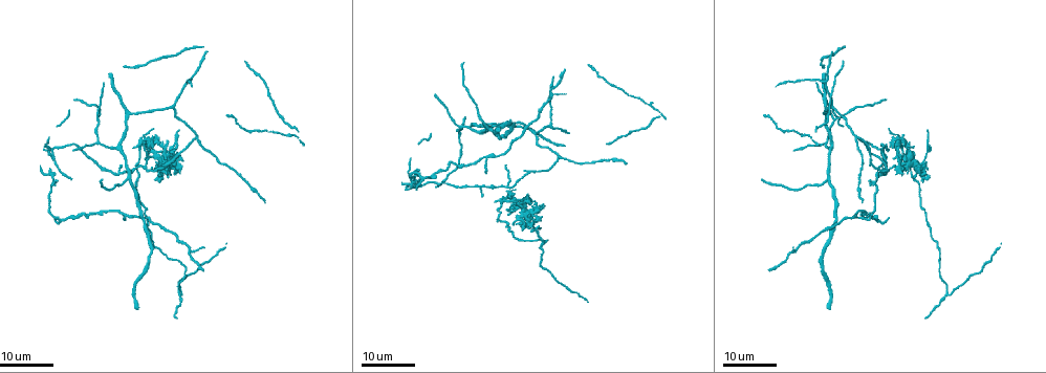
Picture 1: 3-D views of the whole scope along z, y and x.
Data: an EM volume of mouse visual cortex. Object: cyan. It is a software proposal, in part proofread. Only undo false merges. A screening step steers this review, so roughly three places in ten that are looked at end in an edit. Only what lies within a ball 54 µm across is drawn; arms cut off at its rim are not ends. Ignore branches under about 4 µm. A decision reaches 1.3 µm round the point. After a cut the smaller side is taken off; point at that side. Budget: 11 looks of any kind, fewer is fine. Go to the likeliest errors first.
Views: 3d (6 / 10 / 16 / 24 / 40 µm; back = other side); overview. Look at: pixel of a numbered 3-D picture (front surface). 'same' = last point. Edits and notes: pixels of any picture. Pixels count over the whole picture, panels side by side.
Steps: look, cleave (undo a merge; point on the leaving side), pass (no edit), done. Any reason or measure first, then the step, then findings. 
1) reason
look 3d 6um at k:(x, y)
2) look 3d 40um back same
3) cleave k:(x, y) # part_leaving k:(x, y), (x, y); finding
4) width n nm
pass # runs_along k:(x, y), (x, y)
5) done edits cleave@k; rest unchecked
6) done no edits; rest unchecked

three-way junction
look 3d 16um at 1:(457, 134)

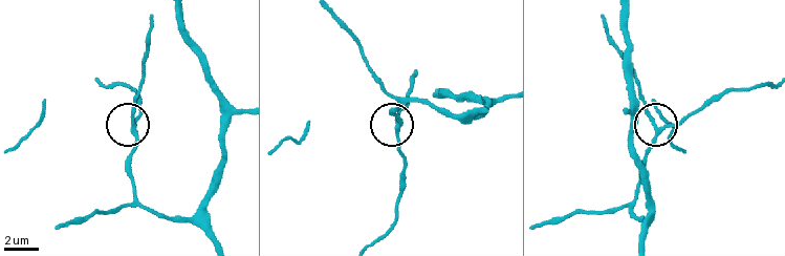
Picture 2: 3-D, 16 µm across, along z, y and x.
zoom in
look 3d 6um at 2:(398, 129)

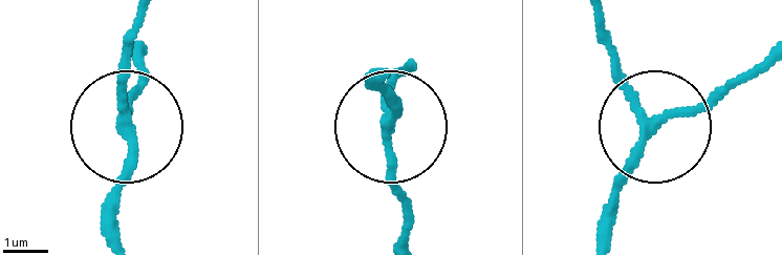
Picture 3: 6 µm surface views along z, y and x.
width 190 nm
pass # runs_along 3:(604, 231), (615, 174), (653, 118), (604, 43); continuous, no second cell

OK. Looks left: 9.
arms part here
look 3d 24um at 1:(128, 178)

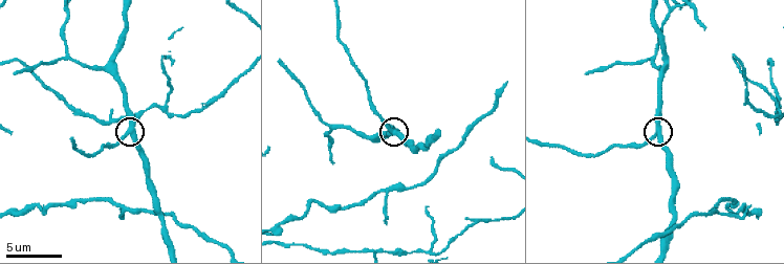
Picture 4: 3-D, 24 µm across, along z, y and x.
look 3d 6um at 4:(659, 133)

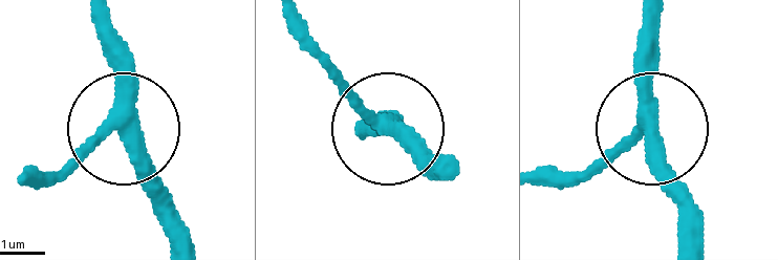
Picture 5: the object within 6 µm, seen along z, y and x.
side_arm 16 um
pass # runs_along 5:(95, 17), (117, 118), (53, 182); all the same cell

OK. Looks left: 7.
three arms meet
look 3d 16um at 1:(857, 136)

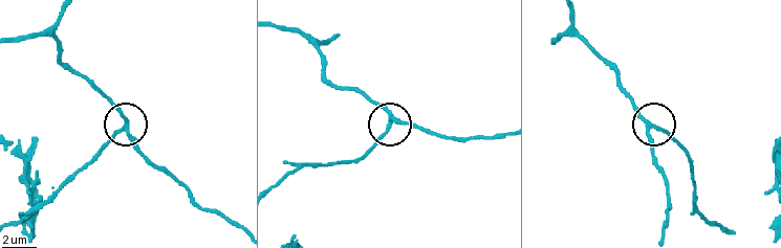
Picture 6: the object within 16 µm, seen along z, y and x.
zoom in
look 3d 10um at 6:(128, 124)

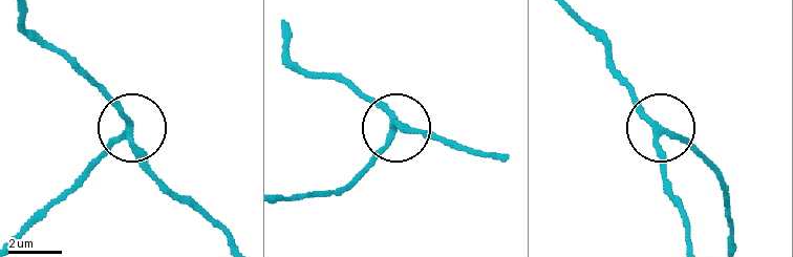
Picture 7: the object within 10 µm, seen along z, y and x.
arms 3
pass # runs_along 7:(730, 241), (727, 188), (664, 131), (656, 147), (669, 192); continuous, no second cell

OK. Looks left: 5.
arms part here
look 3d 16um at 1:(175, 105)

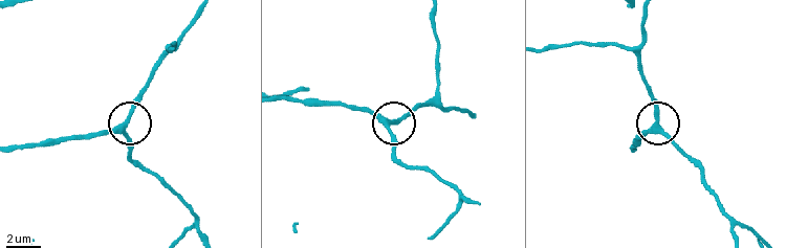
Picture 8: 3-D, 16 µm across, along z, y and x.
look 3d 10um at 8:(655, 120)

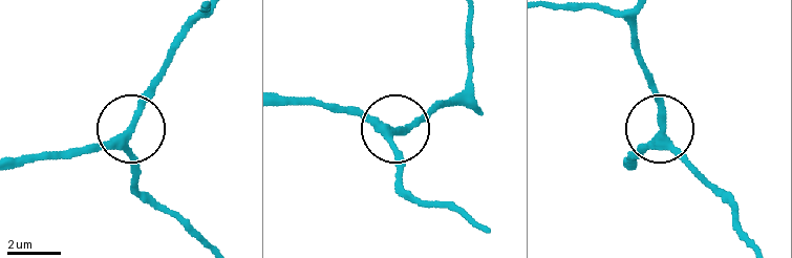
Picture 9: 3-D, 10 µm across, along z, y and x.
arms 3
pass # continuous, no second cell

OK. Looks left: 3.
a fork
look 3d 16um at 1:(825, 82)

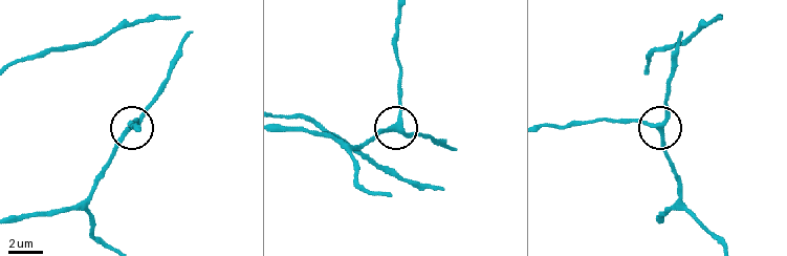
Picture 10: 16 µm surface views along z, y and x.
look 3d 10um at 10:(402, 125)

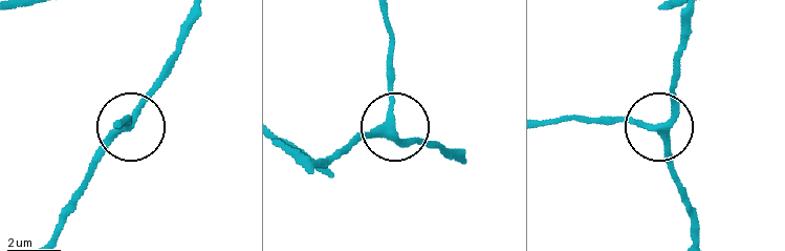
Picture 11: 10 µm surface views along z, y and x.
look 3d 10um back at 11:(129, 128)

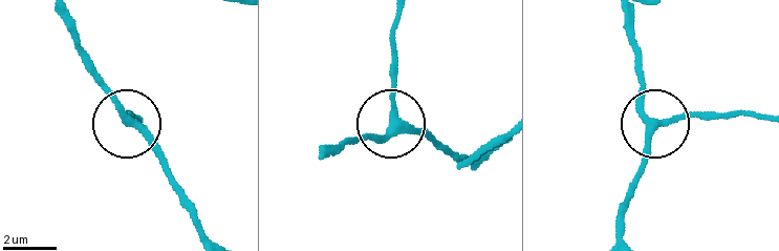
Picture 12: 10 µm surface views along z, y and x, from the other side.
arms 3
pass # runs_along 12:(202, 235), (196, 208), (165, 161), (92, 75); all the same cell

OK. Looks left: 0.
done no edits; rest unchecked

